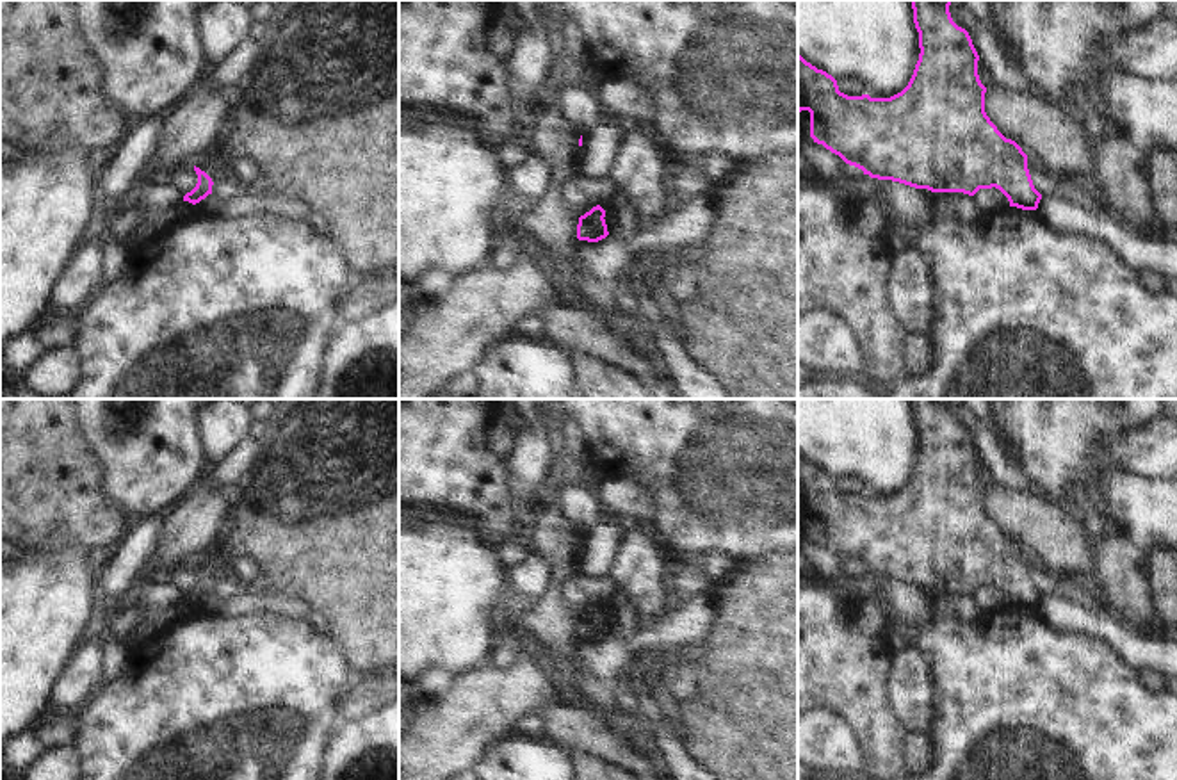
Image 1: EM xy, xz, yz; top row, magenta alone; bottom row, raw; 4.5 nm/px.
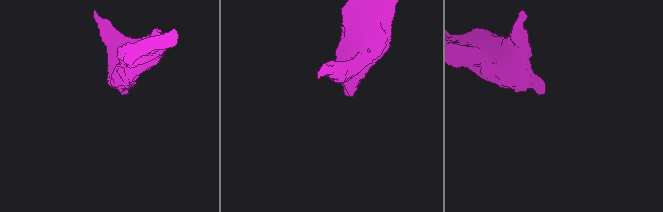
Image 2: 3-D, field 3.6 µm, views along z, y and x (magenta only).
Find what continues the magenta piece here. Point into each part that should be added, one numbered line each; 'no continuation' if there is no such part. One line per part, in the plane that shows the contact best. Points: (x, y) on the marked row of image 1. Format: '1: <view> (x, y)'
no continuation

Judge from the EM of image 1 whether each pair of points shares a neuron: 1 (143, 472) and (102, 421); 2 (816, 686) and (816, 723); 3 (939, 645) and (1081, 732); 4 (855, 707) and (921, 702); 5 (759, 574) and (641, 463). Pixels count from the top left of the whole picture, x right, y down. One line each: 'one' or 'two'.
1: one
2: two
3: one
4: two
5: two

